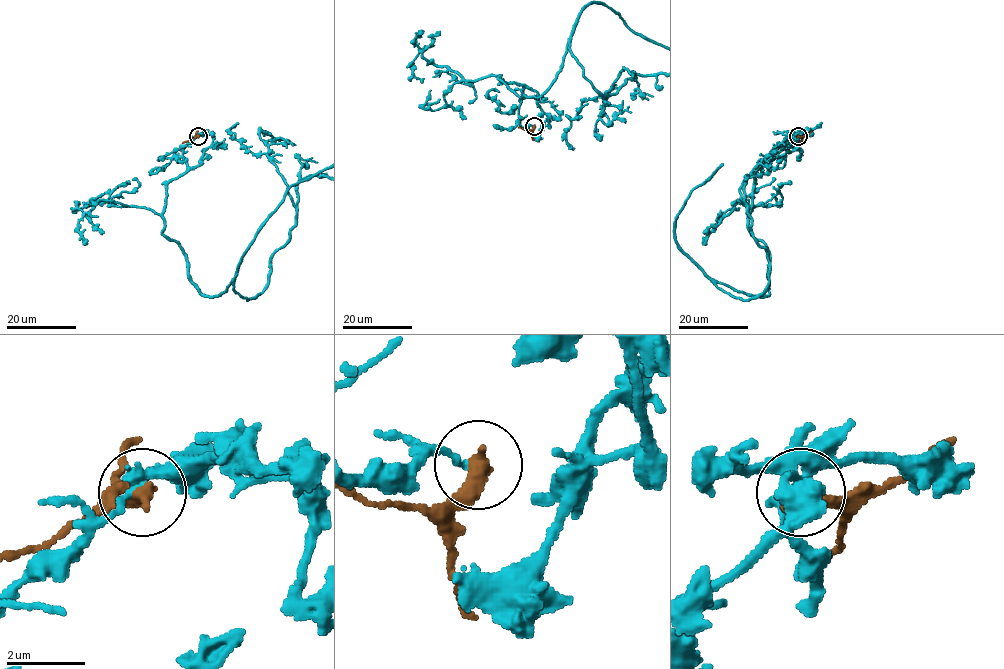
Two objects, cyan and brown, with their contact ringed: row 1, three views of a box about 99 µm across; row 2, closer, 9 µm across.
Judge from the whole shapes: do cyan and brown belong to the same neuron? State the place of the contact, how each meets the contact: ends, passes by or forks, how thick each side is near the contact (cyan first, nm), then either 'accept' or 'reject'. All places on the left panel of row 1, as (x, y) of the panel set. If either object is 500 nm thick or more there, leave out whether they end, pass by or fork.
place (198, 136); cyan ends; brown ends; calibres 190 and 440 nm; reject

